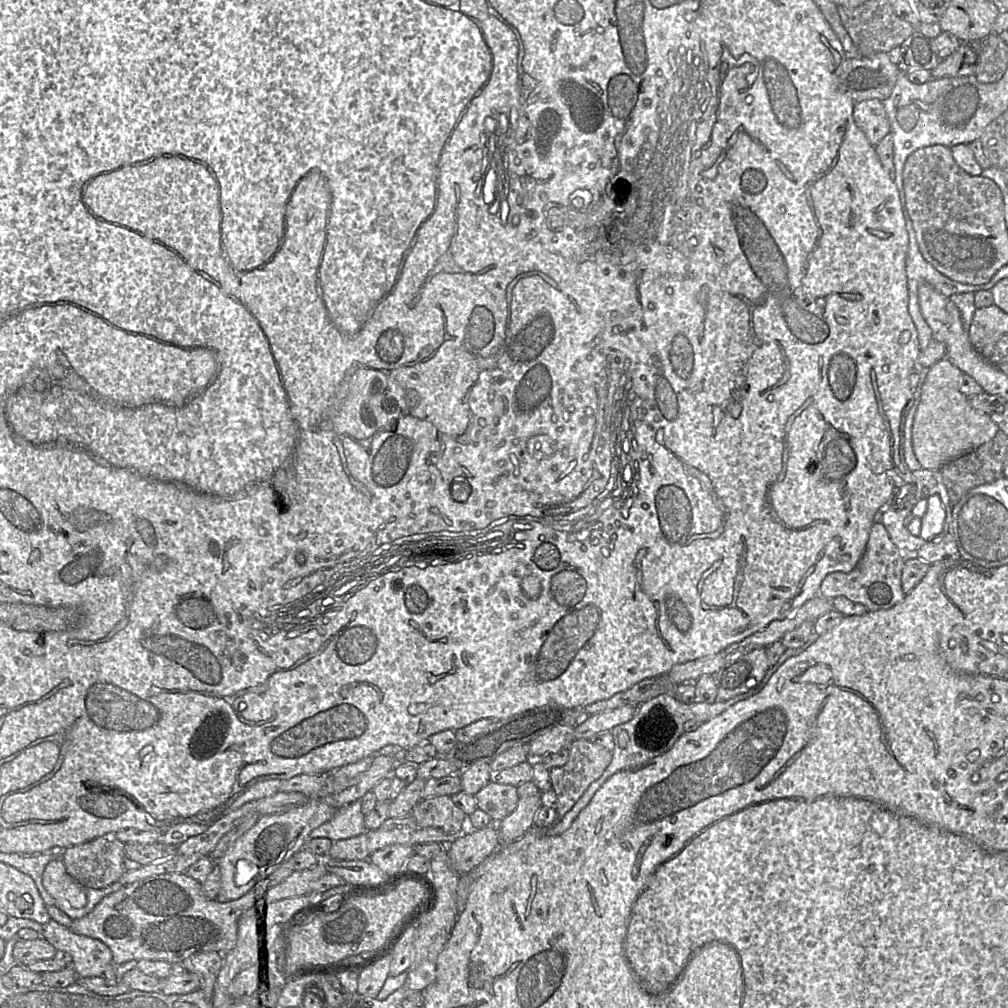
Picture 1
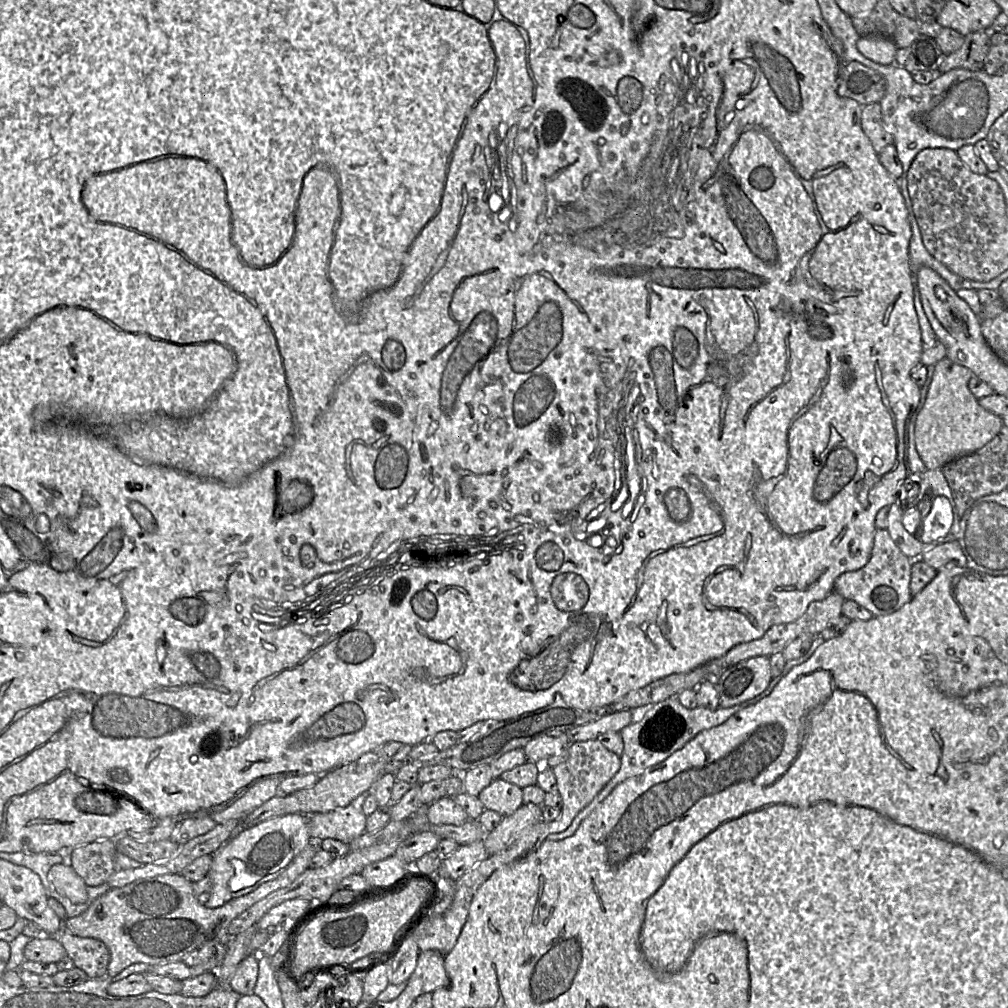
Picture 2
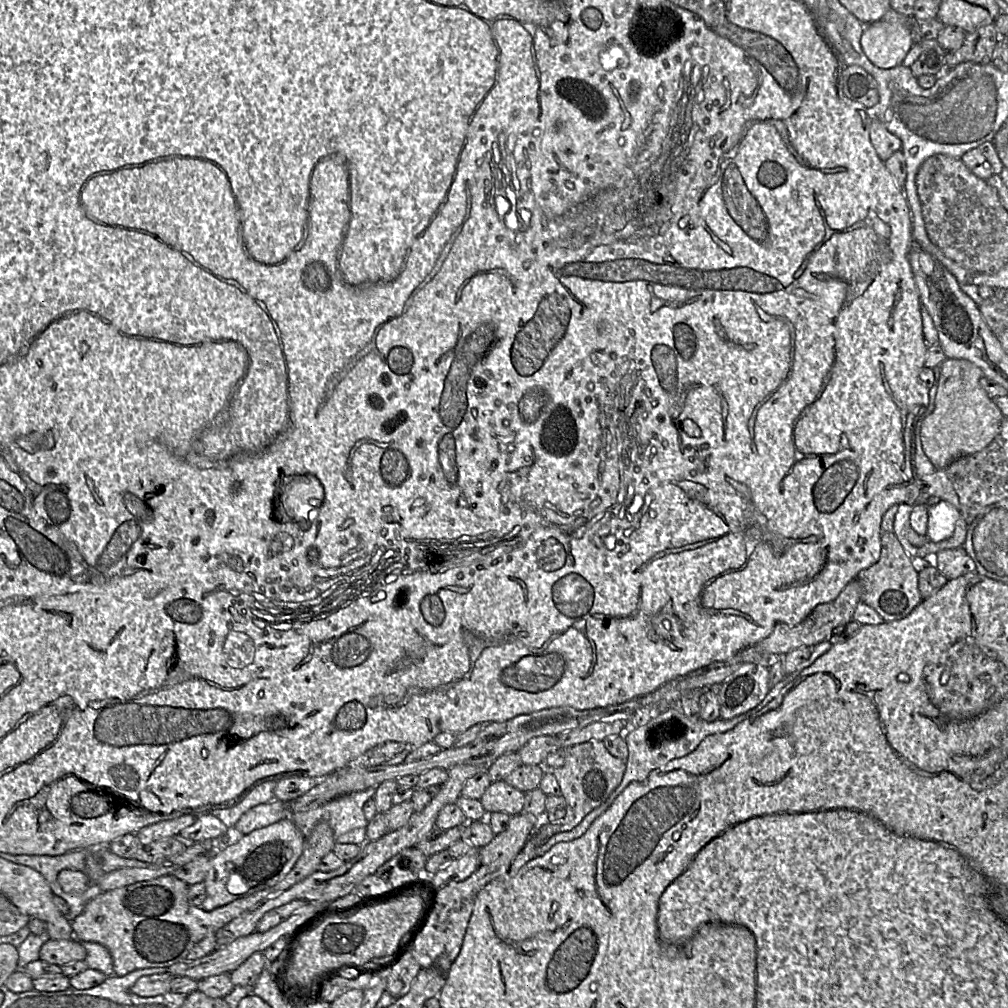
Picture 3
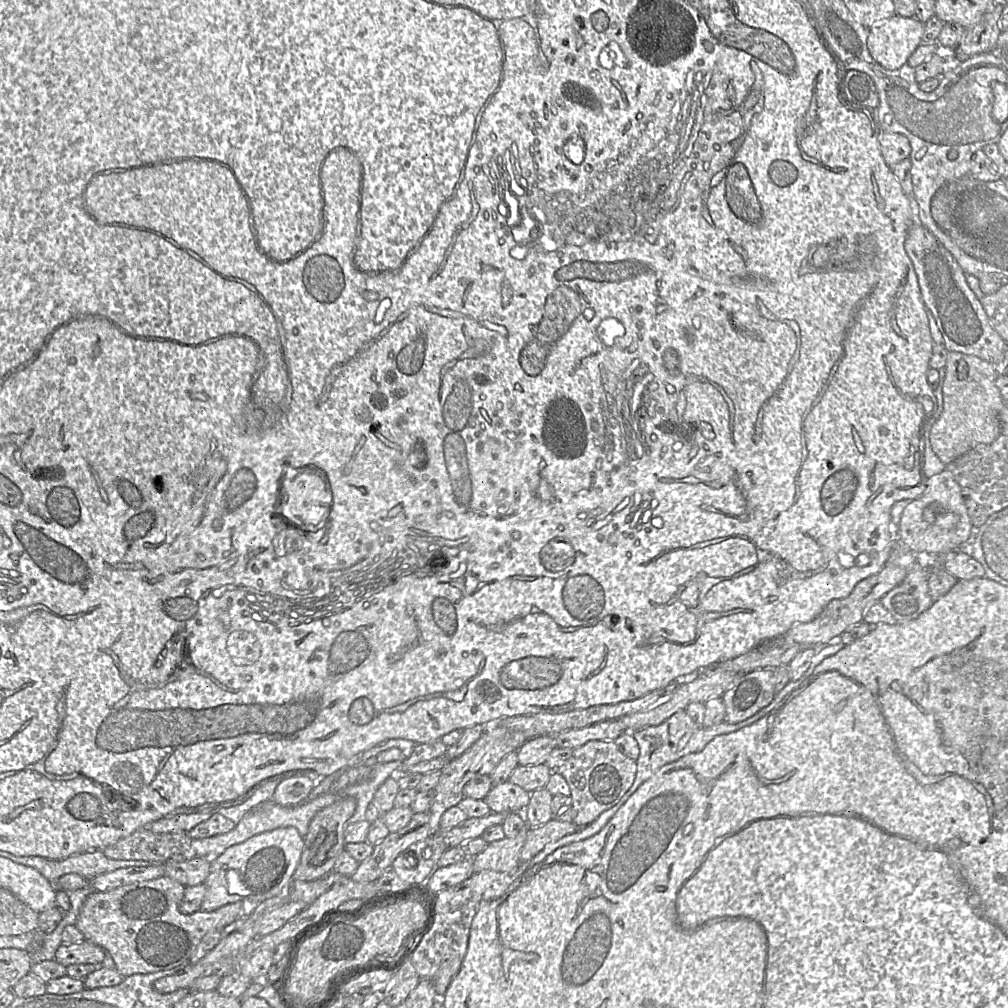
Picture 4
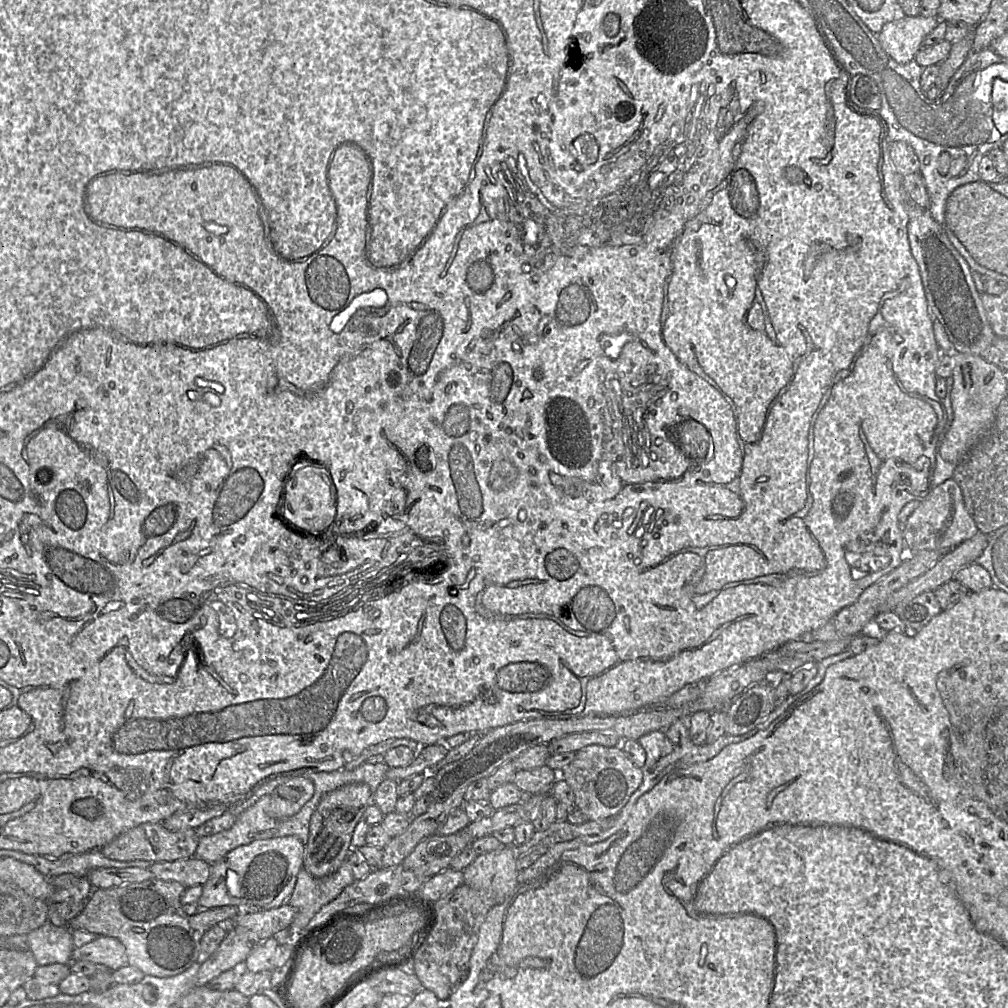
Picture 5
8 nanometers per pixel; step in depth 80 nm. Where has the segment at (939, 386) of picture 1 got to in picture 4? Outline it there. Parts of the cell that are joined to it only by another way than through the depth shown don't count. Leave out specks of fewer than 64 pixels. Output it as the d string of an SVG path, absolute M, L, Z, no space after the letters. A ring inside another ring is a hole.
M948 352L942 386L943 404L929 421L929 443L946 466L979 445L992 443L1000 433L999 413L1005 405L996 386L1000 369L976 356Z

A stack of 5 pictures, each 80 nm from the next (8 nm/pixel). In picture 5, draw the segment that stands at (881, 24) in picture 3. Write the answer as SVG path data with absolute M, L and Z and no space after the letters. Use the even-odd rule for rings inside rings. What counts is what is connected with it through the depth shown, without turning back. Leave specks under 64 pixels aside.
M904 16L888 22L877 34L883 50L897 63L905 64L915 58L924 37L940 19L936 16Z

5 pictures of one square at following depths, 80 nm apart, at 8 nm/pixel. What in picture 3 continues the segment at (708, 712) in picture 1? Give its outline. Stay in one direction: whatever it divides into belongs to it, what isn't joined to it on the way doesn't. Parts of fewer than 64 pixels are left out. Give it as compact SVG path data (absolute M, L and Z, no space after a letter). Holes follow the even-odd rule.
M673 705L662 712L651 713L651 715L648 715L647 717L638 717L637 722L624 733L629 753L626 760L626 770L620 785L611 793L605 803L587 814L575 828L554 834L543 845L538 847L536 849L535 858L545 854L559 842L572 841L581 837L588 830L593 821L609 808L615 798L631 782L647 779L651 771L664 766L673 759L681 758L693 752L705 737L729 731L743 720L755 714L756 710L751 710L745 714L736 716L733 719L725 720L719 718L708 722L700 717L687 716L678 705Z

